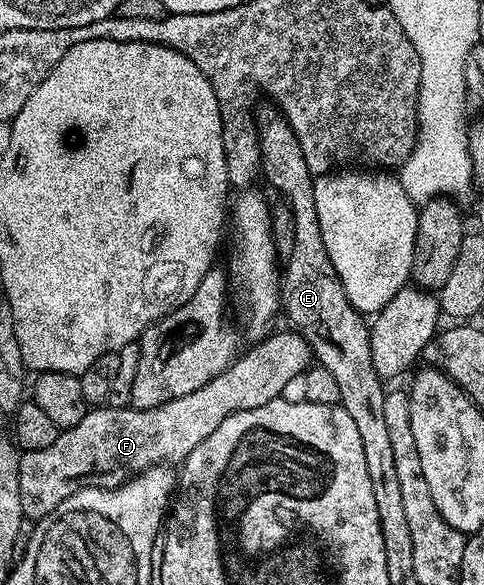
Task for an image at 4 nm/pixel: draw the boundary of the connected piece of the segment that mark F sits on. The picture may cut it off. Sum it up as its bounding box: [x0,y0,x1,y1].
[18,329,314,519]

